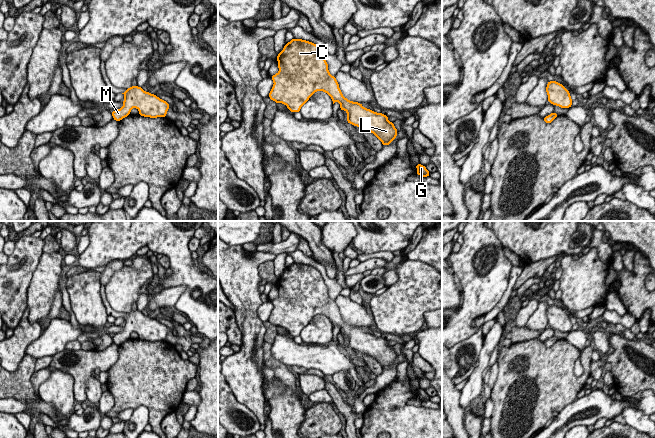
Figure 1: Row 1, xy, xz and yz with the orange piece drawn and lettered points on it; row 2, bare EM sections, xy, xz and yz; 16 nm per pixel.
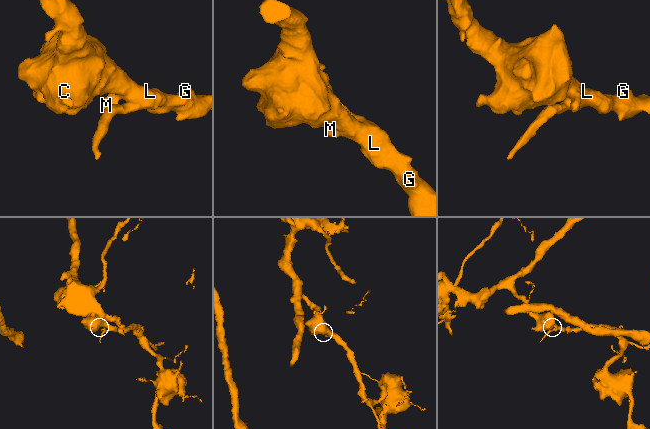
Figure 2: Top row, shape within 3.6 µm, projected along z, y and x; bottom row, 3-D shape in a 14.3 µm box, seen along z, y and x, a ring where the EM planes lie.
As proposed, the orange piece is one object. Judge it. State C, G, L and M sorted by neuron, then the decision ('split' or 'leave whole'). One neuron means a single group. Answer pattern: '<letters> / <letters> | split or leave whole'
C G L M | leave whole

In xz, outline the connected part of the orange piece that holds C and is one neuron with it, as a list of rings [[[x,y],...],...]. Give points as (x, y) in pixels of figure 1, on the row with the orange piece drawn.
[[[292,39],[286,43],[284,49],[277,56],[279,72],[271,79],[274,85],[269,93],[269,98],[276,103],[283,103],[291,112],[300,112],[301,107],[309,100],[316,91],[326,92],[335,102],[340,103],[340,109],[347,112],[347,123],[364,128],[376,135],[384,145],[389,145],[397,136],[397,129],[393,122],[388,121],[388,116],[366,109],[361,103],[353,102],[343,96],[339,84],[334,76],[328,71],[328,64],[321,49],[314,43]]]

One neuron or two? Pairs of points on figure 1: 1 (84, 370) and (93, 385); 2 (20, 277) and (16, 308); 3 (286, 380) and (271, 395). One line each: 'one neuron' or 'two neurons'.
1: two neurons
2: one neuron
3: two neurons

